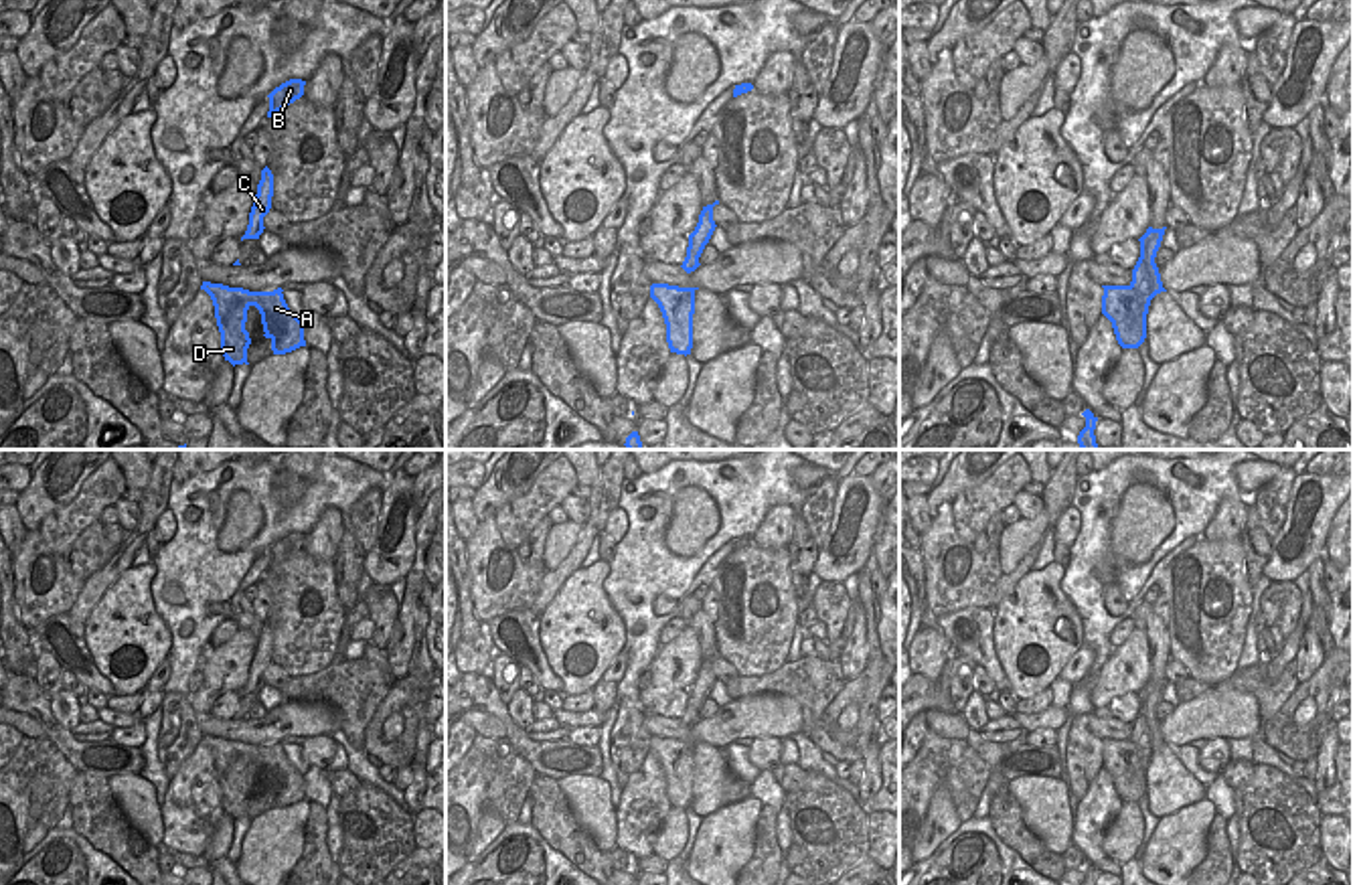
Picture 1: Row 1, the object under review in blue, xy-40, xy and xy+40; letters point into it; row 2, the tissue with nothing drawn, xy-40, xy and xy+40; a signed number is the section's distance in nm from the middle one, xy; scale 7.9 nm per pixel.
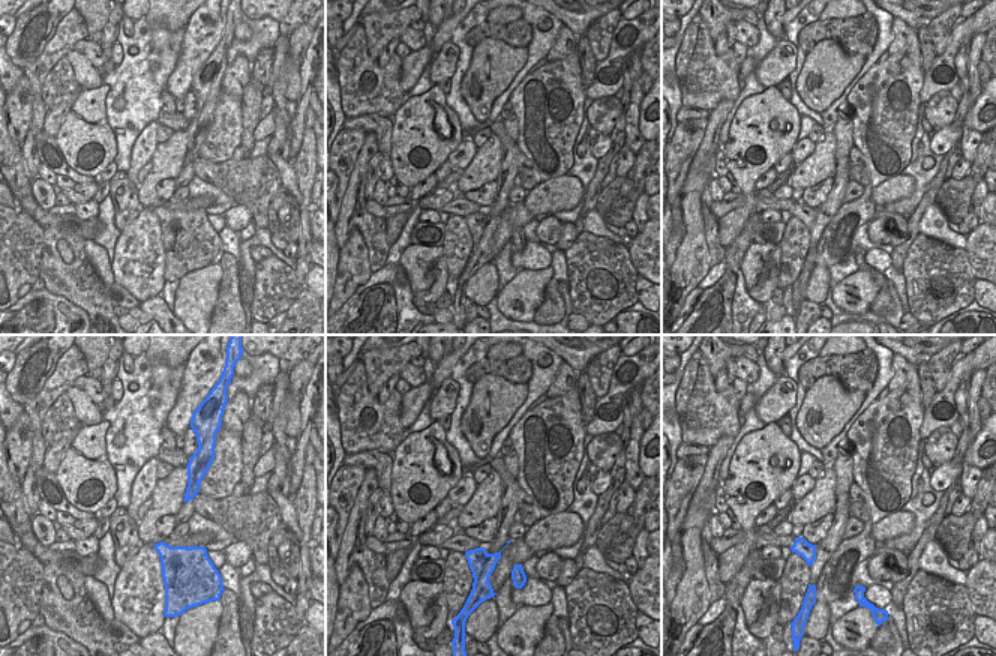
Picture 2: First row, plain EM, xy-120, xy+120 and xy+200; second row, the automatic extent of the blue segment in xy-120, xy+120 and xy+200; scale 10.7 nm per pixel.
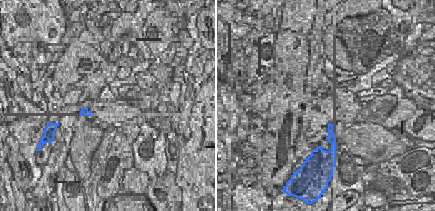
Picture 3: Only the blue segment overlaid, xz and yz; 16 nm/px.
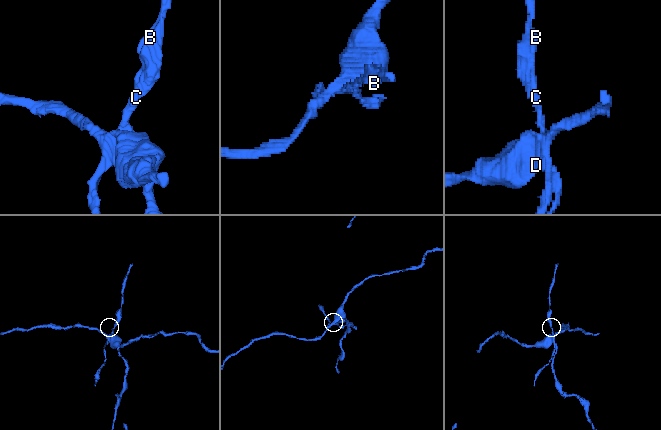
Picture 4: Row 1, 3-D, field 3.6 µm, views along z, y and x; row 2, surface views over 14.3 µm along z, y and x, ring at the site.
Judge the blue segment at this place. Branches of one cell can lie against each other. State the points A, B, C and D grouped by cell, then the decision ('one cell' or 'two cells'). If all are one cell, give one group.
A D / B C; two cells

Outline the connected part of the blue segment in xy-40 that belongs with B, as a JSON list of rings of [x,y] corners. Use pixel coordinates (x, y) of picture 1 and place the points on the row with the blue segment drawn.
[[[290,79],[275,87],[269,97],[269,111],[267,117],[273,117],[277,111],[282,111],[286,105],[294,103],[304,95],[306,81],[302,79]]]

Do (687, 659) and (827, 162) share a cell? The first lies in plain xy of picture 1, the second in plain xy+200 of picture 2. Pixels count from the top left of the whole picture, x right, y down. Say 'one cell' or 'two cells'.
one cell

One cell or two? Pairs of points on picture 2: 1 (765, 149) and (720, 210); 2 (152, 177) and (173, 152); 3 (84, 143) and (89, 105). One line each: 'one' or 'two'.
1: one
2: one
3: one

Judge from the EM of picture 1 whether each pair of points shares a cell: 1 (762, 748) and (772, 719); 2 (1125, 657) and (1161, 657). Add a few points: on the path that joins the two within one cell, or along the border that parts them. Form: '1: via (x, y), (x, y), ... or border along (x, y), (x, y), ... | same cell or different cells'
1: border along (778, 738), (754, 740) | different cells
2: border along (1137, 628), (1147, 640), (1151, 679) | different cells

